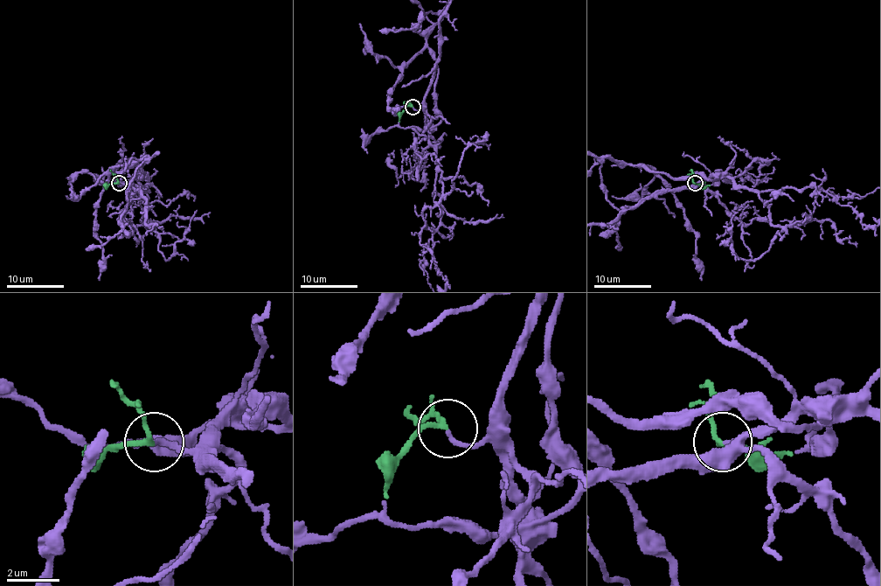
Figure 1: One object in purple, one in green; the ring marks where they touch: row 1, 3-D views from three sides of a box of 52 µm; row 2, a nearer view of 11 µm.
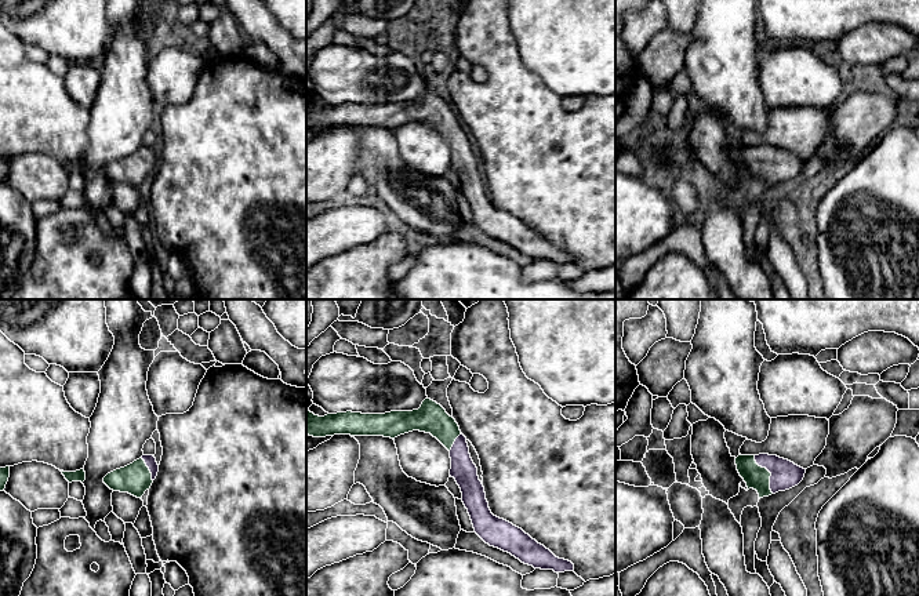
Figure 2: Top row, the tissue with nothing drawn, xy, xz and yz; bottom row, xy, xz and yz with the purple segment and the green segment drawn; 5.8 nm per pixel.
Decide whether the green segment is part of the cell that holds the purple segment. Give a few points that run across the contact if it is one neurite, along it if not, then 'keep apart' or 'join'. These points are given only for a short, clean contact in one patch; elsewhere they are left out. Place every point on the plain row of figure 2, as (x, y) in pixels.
line yz (785, 166), (770, 163), (755, 167); join

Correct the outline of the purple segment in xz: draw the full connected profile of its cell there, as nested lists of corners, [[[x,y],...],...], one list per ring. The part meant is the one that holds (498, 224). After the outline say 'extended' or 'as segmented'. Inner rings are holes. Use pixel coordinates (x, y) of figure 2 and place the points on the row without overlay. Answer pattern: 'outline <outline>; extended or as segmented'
outline [[[426,88],[418,101],[385,105],[346,102],[319,108],[306,101],[306,124],[313,128],[350,126],[395,130],[413,121],[431,124],[450,142],[450,167],[461,179],[462,193],[475,224],[486,235],[511,244],[534,259],[555,264],[574,262],[571,252],[556,248],[522,219],[491,204],[477,159],[469,145],[466,128],[461,124],[455,110],[436,92]]]; extended

